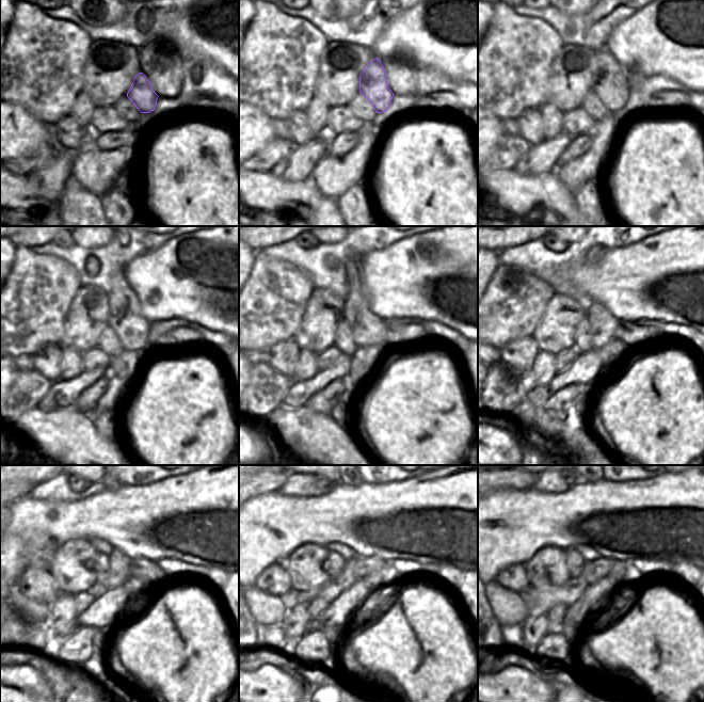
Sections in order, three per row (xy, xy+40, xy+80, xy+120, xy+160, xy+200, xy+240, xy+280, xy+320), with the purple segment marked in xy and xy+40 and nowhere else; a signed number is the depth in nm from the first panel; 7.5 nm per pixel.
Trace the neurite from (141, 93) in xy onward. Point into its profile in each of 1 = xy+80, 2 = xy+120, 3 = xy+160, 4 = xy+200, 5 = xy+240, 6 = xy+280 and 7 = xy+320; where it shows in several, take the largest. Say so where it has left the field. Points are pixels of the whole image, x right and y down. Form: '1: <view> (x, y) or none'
1: xy+80 (609, 81)
2: xy+120 (125, 317)
3: xy+160 (368, 330)
4: xy+200 (603, 325)
5: xy+240 (118, 569)
6: xy+280 (330, 591)
7: xy+320 (538, 602)

